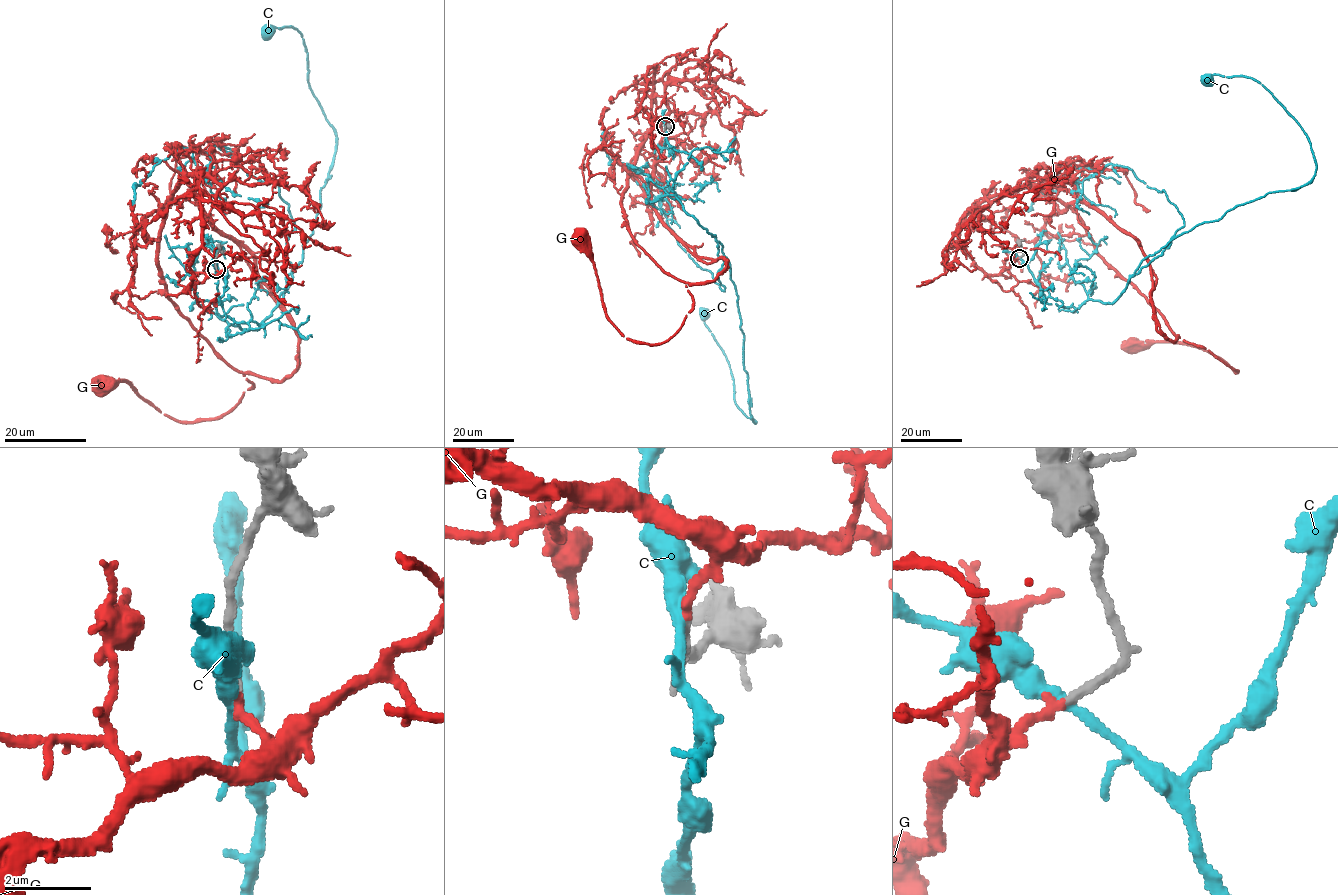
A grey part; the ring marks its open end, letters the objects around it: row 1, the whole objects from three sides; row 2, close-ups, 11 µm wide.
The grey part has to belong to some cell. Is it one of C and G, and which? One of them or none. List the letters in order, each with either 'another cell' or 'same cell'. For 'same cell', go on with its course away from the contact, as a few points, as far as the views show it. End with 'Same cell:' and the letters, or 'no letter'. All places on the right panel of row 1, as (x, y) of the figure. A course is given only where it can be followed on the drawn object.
C: another cell
G: same cell; it runs (1019, 257), (986, 274), (960, 223), (1037, 187), (1176, 336), (1237, 372), (1196, 347), (1132, 346)
Same cell: G

